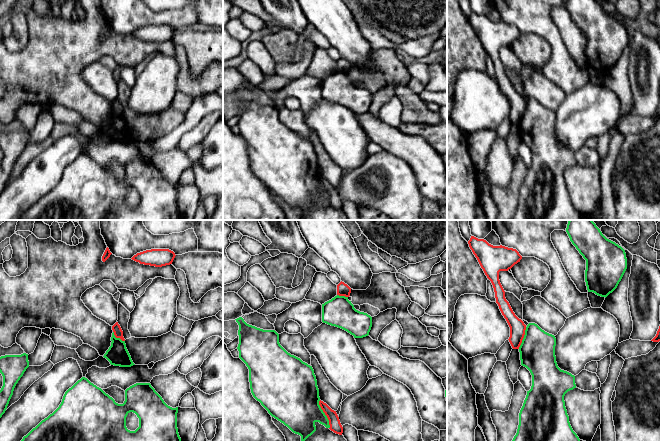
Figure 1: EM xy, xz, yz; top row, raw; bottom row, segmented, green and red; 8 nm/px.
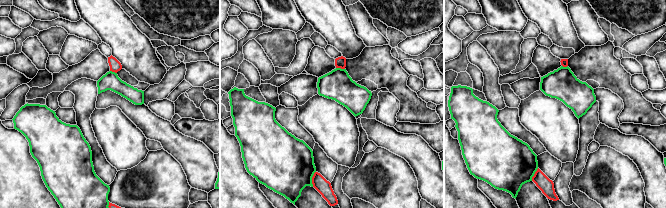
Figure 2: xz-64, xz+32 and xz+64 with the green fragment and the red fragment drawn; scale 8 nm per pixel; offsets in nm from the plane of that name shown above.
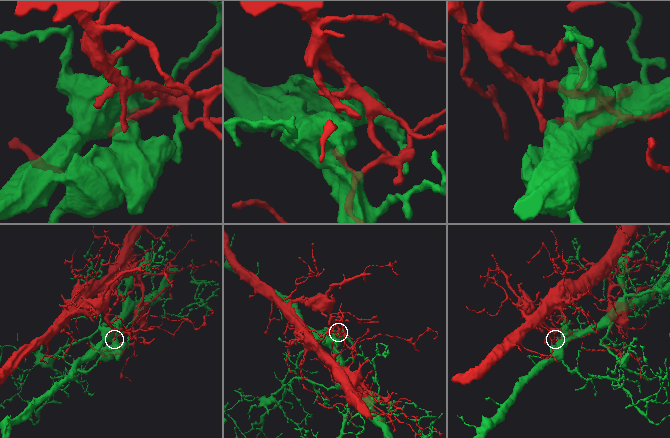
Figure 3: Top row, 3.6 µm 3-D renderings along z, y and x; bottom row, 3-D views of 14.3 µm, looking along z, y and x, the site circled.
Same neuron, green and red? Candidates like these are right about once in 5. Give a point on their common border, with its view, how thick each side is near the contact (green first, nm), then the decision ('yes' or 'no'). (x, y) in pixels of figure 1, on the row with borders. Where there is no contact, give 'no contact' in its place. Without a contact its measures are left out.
contact xz (324, 414); calibres 380 and 90 nm; no

